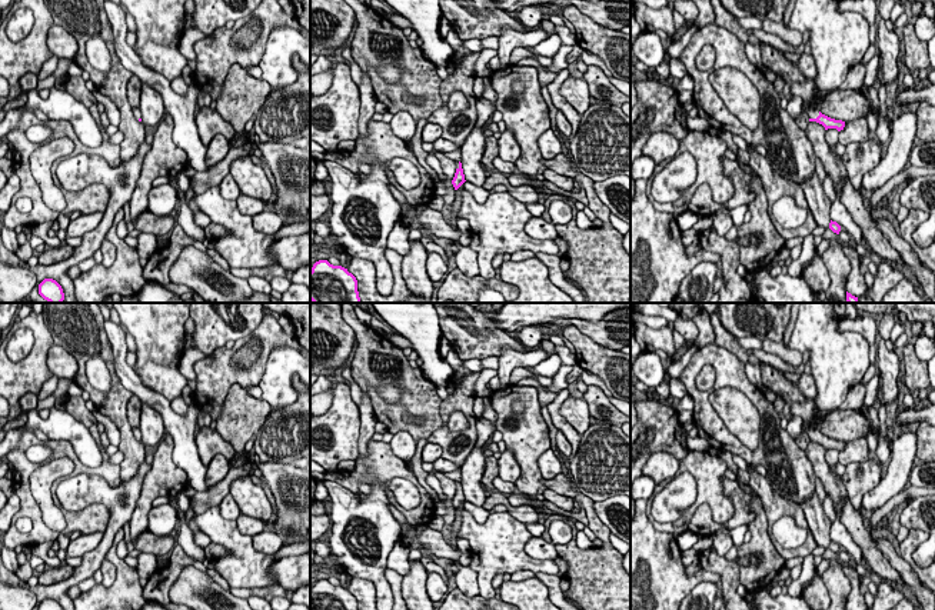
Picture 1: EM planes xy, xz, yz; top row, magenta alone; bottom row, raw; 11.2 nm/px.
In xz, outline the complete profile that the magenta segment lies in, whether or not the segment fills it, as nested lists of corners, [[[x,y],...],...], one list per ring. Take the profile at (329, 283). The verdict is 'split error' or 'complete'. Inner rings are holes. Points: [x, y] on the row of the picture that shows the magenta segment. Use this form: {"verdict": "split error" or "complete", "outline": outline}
{"verdict": "complete", "outline": [[[319,260],[310,270],[313,303],[360,303],[356,277],[342,266]]]}

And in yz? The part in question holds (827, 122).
{"verdict": "split error", "outline": [[[806,107],[806,114],[809,117],[809,121],[816,121],[816,123],[822,124],[825,127],[825,130],[828,130],[828,129],[836,129],[838,131],[841,131],[845,127],[845,121],[831,119],[831,117],[822,114],[816,109],[808,109]]]}

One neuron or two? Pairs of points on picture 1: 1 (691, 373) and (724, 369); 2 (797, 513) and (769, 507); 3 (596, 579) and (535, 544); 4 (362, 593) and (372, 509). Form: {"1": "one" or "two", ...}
{"1": "one", "2": "one", "3": "two", "4": "two"}

